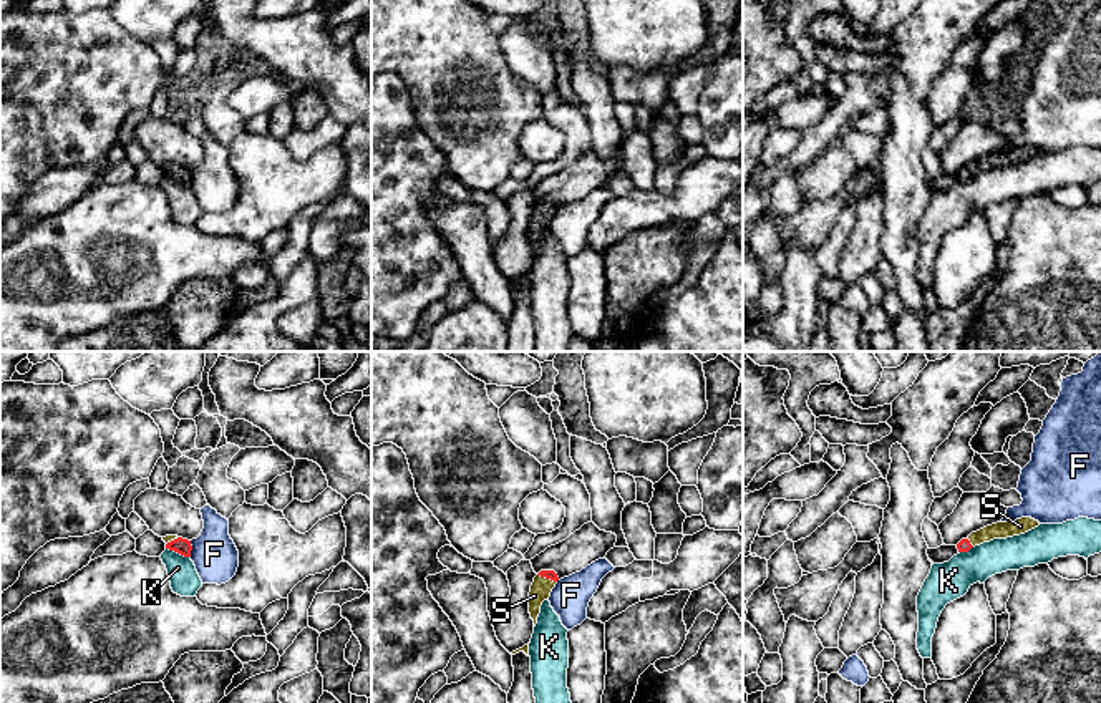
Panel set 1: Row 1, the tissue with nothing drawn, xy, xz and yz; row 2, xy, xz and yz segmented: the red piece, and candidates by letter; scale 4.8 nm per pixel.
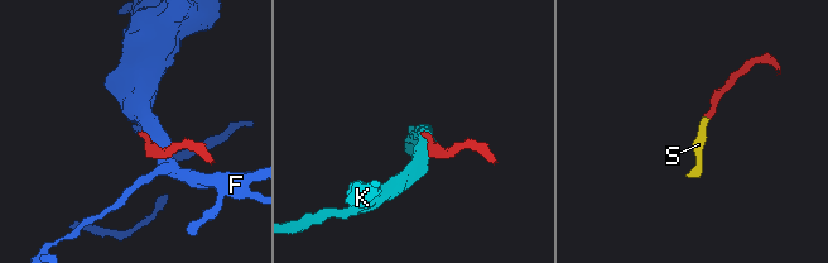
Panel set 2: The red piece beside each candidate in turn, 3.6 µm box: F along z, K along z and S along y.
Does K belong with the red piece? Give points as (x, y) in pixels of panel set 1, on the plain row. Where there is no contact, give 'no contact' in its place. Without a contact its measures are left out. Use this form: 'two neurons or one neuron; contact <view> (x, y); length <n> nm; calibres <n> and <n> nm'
two neurons; contact xy (178, 181); length 130 nm; calibres 80 and 140 nm

